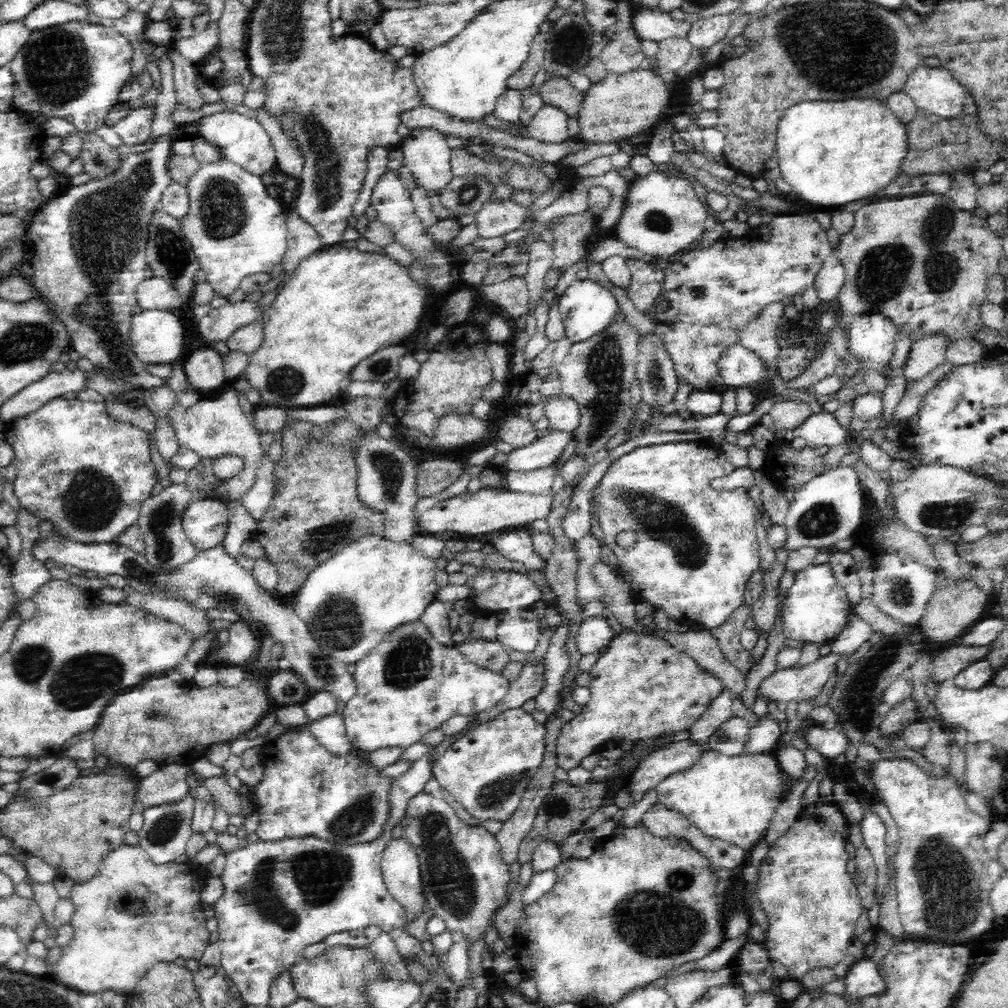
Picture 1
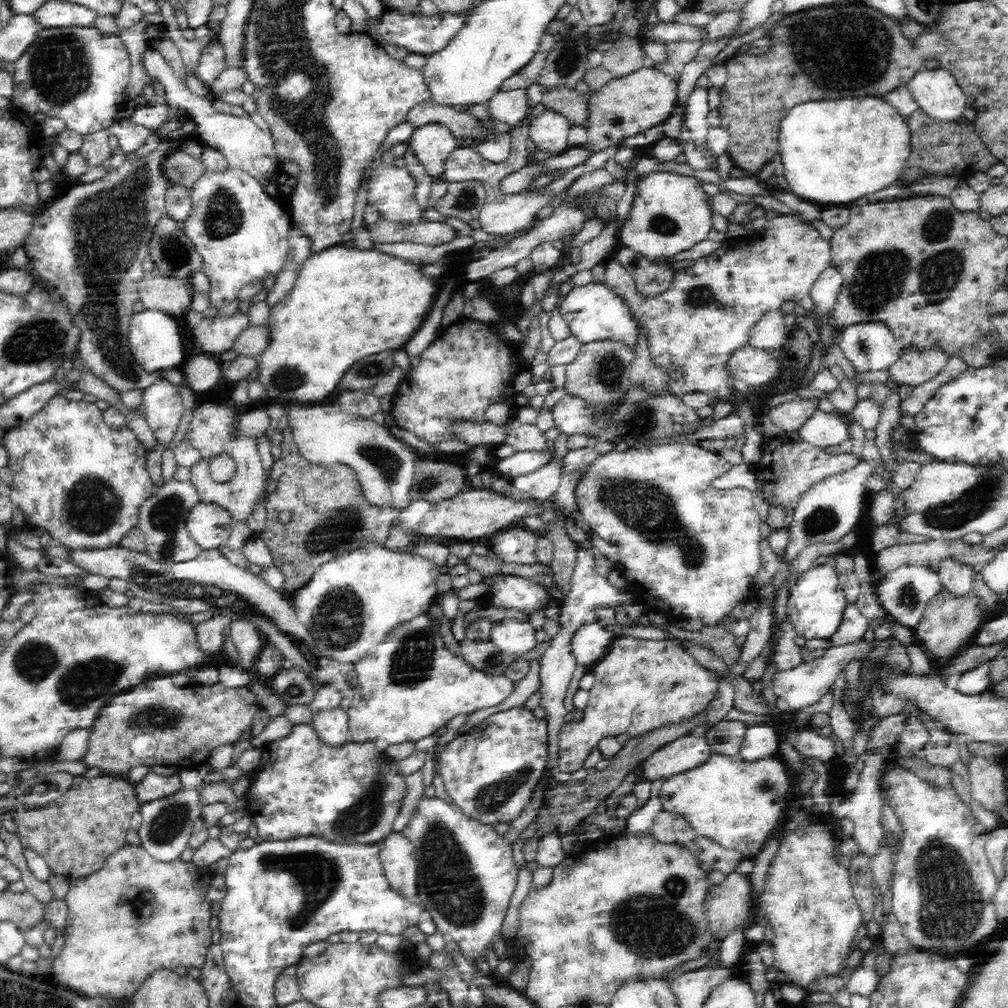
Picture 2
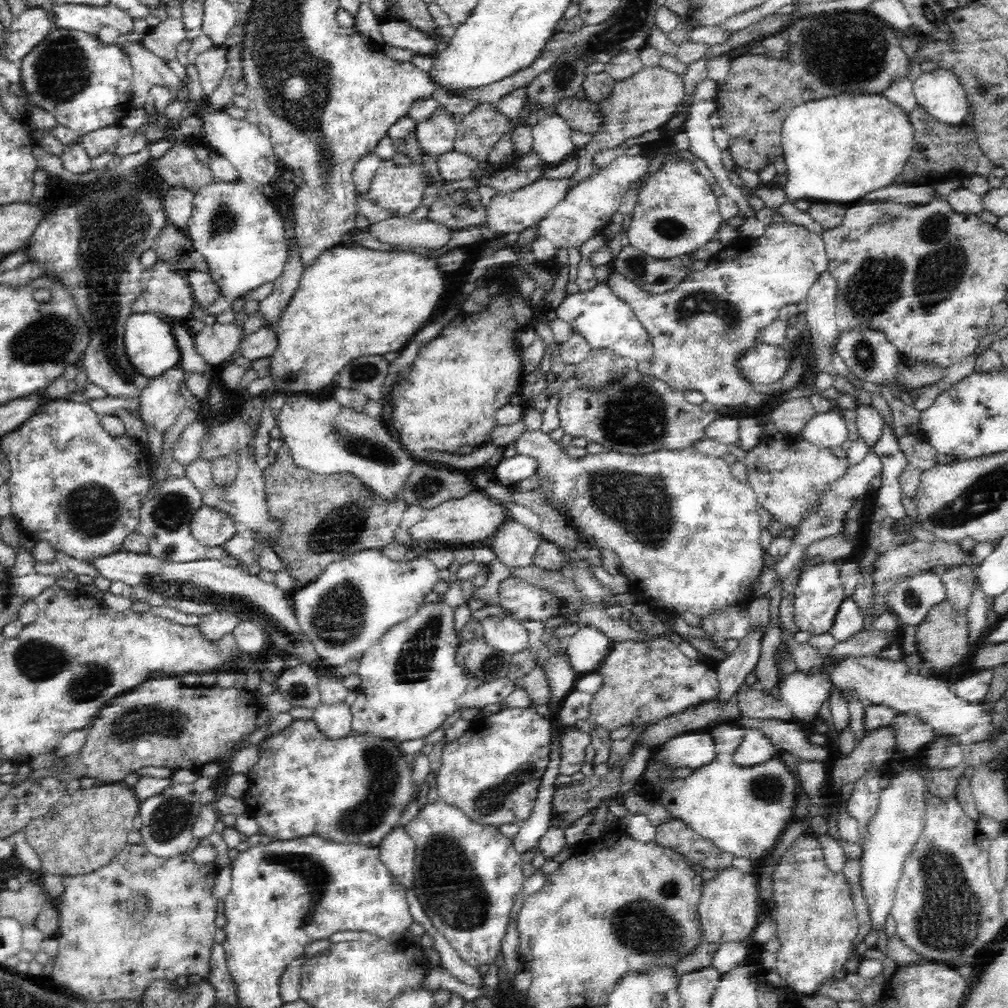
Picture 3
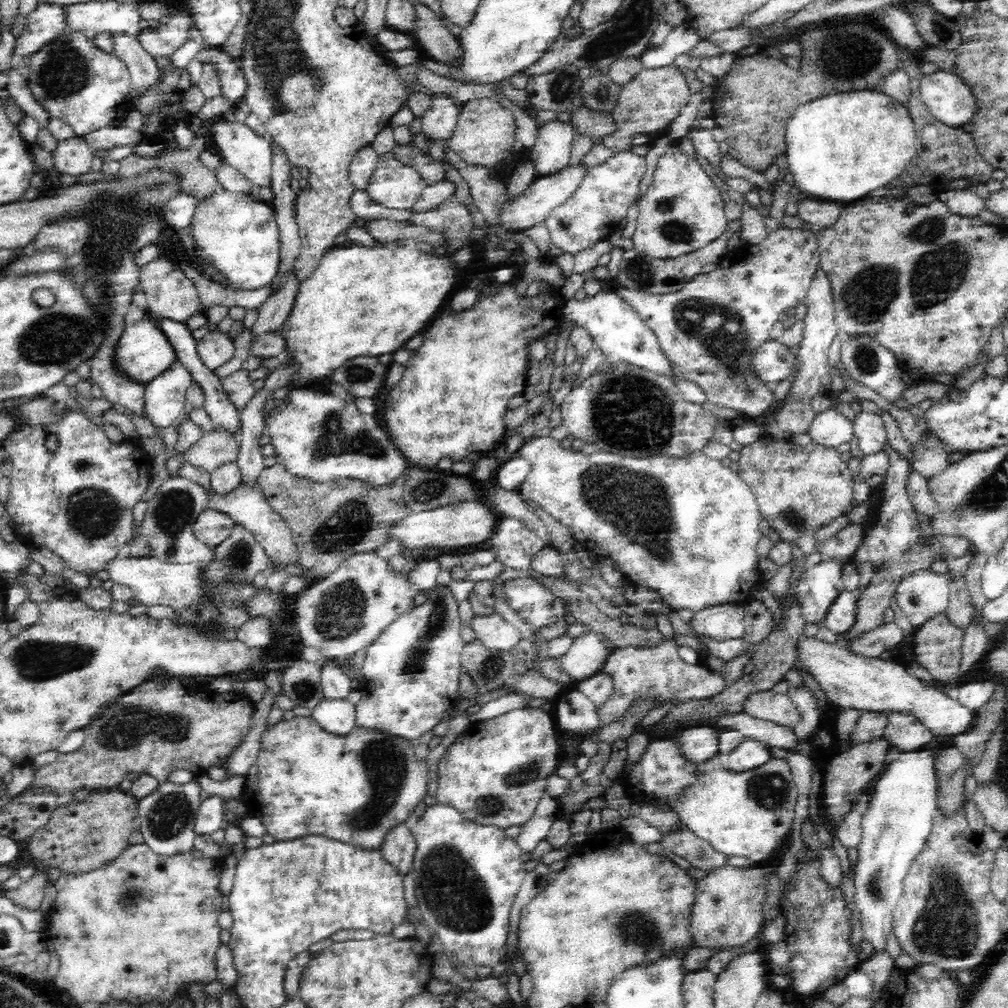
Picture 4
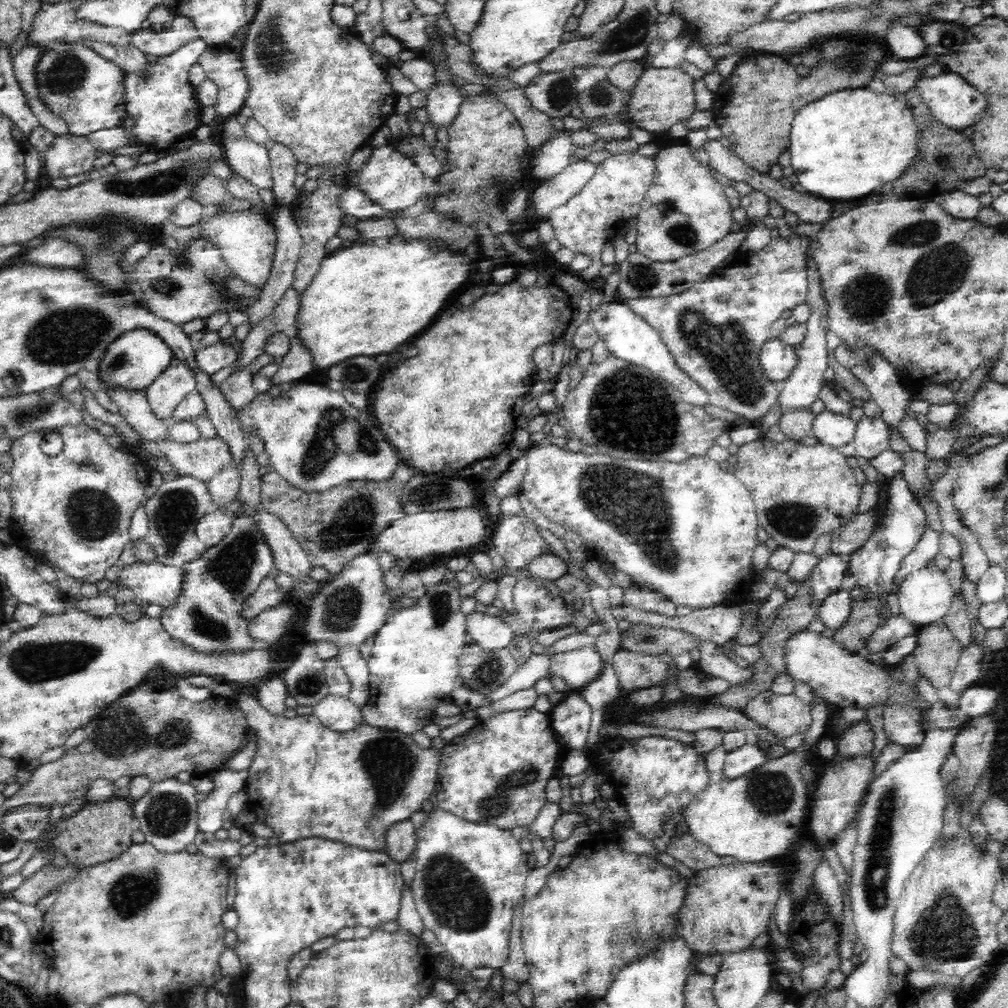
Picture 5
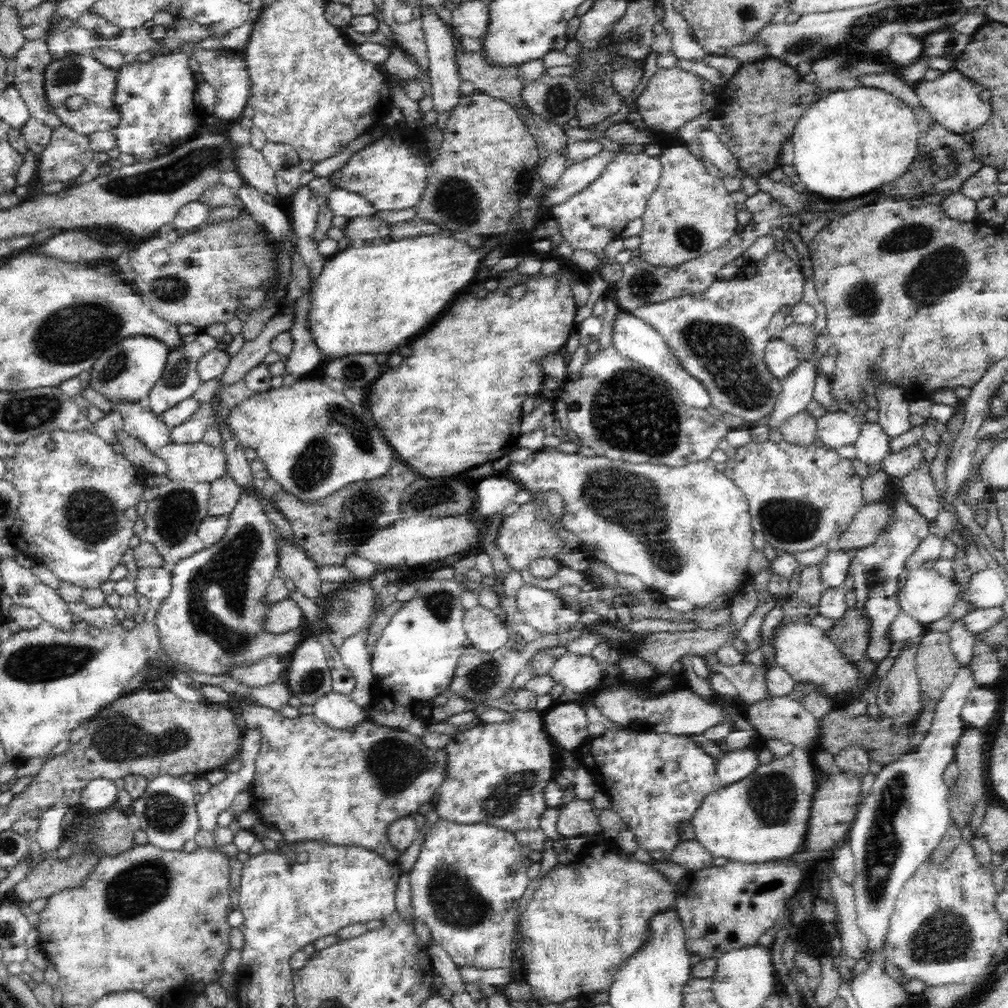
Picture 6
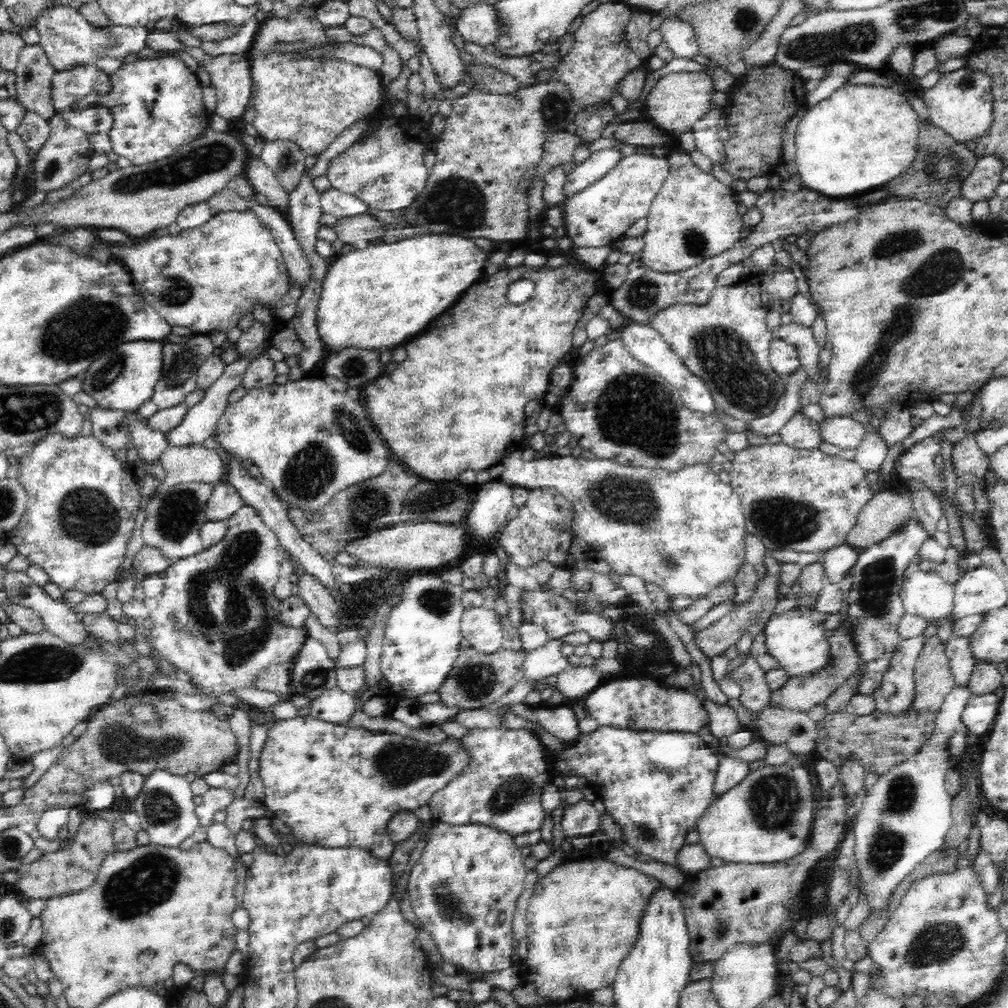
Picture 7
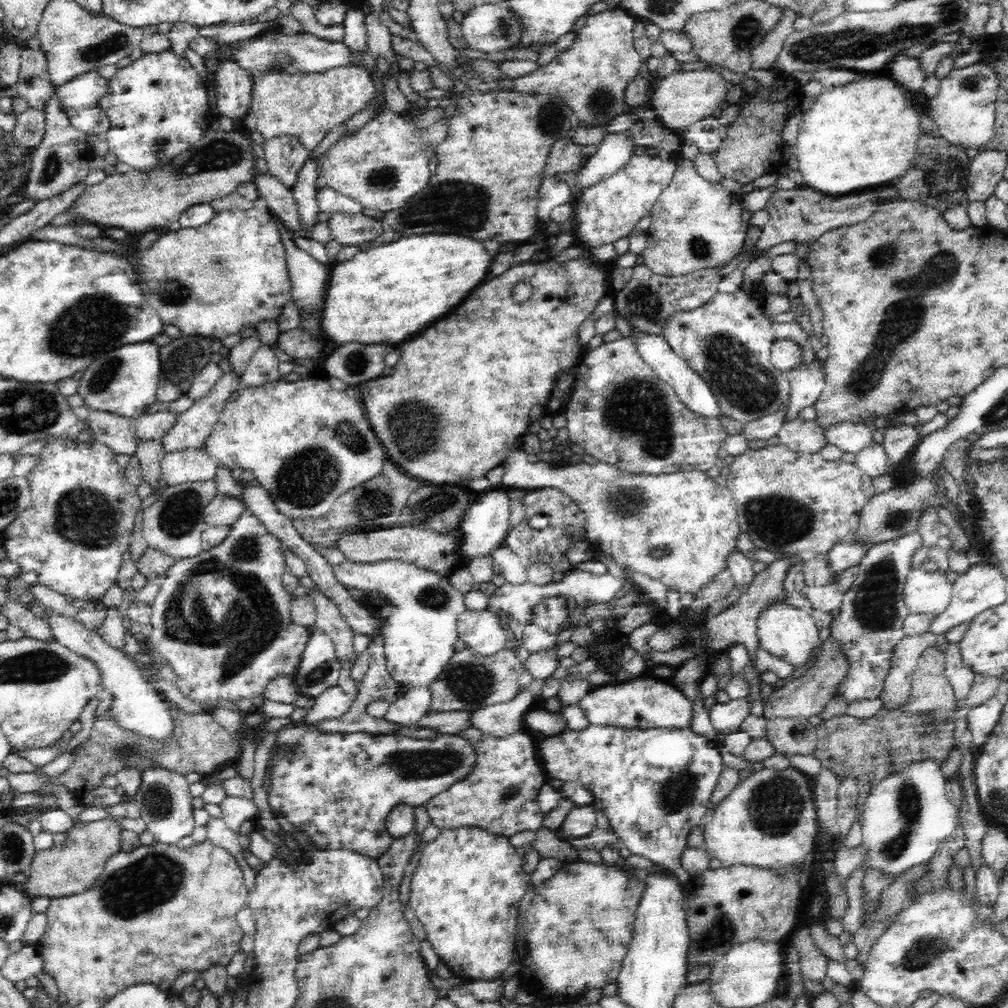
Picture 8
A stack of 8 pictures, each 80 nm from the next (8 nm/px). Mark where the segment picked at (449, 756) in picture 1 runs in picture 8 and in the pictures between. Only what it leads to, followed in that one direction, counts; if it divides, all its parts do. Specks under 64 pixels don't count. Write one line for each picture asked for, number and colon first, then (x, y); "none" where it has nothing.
2: (490, 772)
3: (492, 773)
4: (494, 773)
5: (496, 773)
6: (497, 773)
7: (501, 785)
8: (500, 795)

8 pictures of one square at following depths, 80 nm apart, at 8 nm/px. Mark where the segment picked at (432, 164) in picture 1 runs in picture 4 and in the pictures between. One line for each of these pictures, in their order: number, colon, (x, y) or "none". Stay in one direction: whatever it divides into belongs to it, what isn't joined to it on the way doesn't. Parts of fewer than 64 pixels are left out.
2: (432, 143)
3: (436, 135)
4: (439, 122)

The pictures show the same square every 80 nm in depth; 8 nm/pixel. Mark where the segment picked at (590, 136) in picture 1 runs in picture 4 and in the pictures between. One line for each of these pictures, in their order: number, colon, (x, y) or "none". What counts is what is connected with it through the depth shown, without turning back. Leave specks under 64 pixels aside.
2: (626, 106)
3: (646, 101)
4: (649, 103)

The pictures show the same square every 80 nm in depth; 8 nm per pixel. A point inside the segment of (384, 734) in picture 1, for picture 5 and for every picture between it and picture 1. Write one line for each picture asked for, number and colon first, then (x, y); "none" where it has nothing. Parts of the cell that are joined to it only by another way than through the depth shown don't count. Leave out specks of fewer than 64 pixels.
2: (410, 685)
3: (407, 684)
4: (410, 676)
5: (414, 666)

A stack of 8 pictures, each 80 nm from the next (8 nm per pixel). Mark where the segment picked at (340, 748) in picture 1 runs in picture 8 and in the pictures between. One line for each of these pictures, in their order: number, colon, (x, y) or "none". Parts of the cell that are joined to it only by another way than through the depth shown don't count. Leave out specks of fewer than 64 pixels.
2: (332, 727)
3: (334, 720)
4: (336, 716)
5: (340, 714)
6: (338, 710)
7: (334, 705)
8: (334, 702)

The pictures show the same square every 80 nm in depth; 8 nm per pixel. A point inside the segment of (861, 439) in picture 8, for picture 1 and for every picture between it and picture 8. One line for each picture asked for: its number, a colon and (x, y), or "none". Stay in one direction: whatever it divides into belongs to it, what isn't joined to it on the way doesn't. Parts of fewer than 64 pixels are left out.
1: (820, 429)
2: (822, 429)
3: (829, 429)
4: (829, 428)
5: (832, 429)
6: (836, 429)
7: (842, 431)

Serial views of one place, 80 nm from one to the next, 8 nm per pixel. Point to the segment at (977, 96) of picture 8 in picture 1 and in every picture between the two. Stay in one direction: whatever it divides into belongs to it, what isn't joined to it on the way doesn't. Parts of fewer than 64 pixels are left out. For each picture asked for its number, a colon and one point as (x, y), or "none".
1: (934, 90)
2: (937, 93)
3: (940, 93)
4: (949, 100)
5: (953, 102)
6: (957, 103)
7: (961, 104)

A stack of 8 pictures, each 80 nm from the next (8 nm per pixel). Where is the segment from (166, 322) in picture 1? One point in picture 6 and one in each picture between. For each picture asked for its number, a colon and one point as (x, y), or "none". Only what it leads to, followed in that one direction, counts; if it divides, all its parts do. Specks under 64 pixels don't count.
2: (155, 342)
3: (151, 348)
4: (143, 352)
5: (135, 359)
6: (125, 372)

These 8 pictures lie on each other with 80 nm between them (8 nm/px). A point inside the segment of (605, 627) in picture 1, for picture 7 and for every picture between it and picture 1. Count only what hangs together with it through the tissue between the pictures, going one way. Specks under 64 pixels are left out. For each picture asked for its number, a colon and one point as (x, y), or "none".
2: (590, 643)
3: (587, 649)
4: (587, 655)
5: (580, 666)
6: (579, 674)
7: (574, 682)

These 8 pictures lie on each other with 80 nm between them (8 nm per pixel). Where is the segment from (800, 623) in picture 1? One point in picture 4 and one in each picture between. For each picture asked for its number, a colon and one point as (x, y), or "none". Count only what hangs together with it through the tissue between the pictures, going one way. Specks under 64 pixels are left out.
2: (817, 602)
3: (819, 593)
4: (818, 587)

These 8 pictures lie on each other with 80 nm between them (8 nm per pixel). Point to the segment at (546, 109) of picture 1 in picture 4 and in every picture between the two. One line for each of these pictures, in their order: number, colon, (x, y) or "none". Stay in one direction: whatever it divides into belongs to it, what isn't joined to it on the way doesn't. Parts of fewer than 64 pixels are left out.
2: (549, 131)
3: (551, 138)
4: (551, 152)

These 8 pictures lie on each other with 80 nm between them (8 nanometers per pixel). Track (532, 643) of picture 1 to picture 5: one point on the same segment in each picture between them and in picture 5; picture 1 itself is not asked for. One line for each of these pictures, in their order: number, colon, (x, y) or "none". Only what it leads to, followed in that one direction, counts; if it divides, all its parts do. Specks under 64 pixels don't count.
2: (516, 637)
3: (508, 635)
4: (492, 630)
5: (492, 633)

